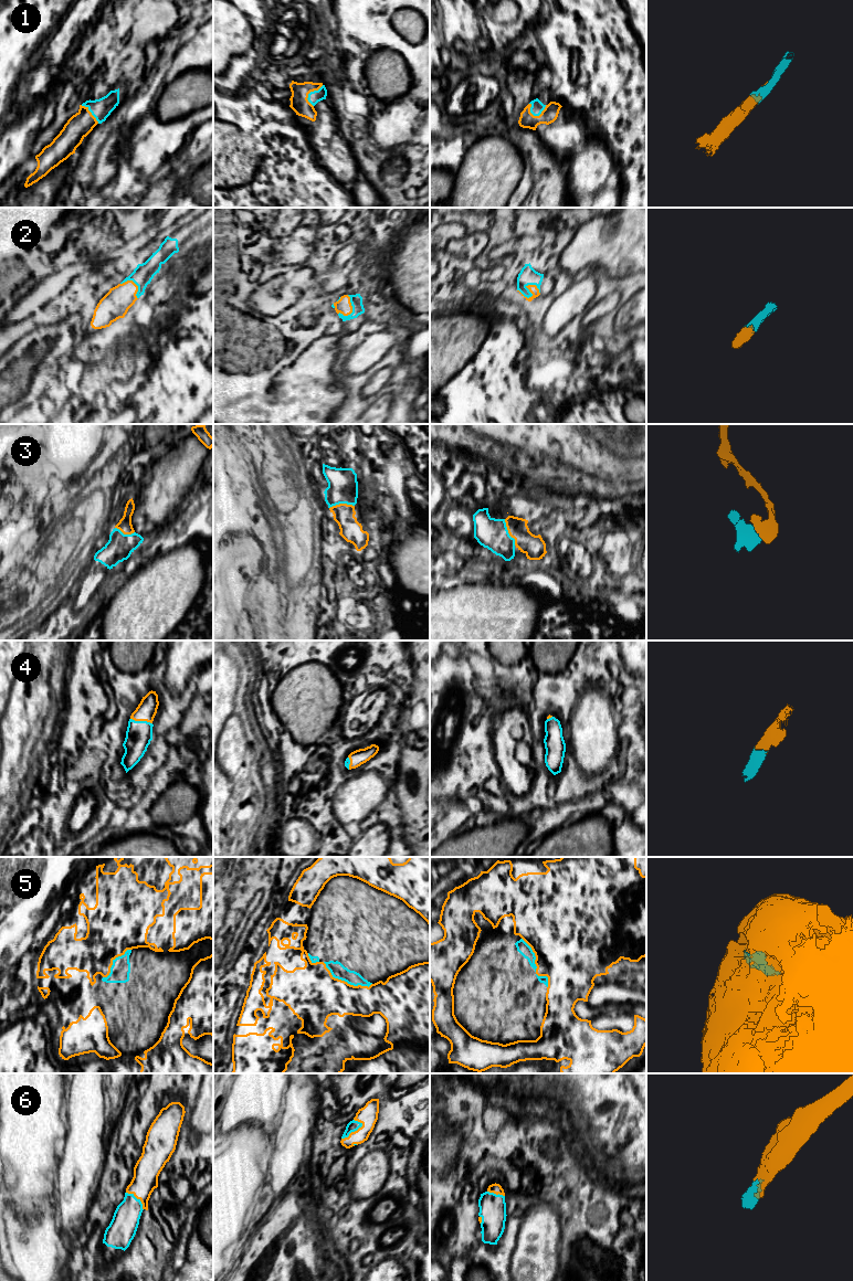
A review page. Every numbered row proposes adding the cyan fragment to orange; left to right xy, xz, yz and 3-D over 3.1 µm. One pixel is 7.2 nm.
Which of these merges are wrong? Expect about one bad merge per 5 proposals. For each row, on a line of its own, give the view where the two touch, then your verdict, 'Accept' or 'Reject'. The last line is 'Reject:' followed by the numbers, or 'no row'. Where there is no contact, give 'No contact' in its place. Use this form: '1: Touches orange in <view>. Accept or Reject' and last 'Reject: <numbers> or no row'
1: Touches orange in yz. Accept
2: Touches orange in yz. Accept
3: Touches orange in yz. Accept
4: Touches orange in xy. Accept
5: Touches orange in xz. Accept
6: Touches orange in xz. Accept
Reject: no row

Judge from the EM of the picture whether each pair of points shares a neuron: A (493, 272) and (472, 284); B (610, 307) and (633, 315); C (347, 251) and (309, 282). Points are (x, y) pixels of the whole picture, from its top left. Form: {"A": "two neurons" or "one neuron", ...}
{"A": "one neuron", "B": "two neurons", "C": "two neurons"}

